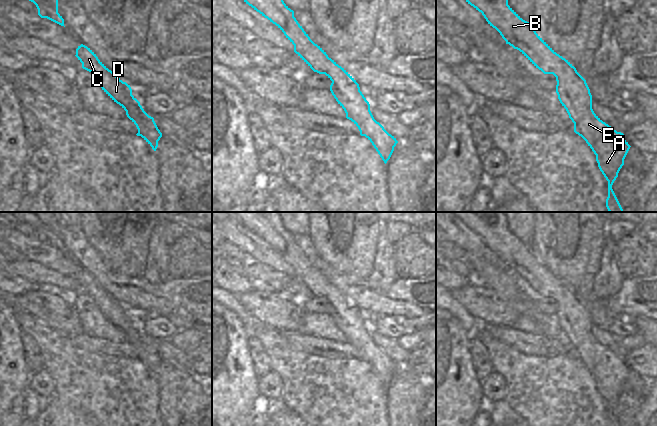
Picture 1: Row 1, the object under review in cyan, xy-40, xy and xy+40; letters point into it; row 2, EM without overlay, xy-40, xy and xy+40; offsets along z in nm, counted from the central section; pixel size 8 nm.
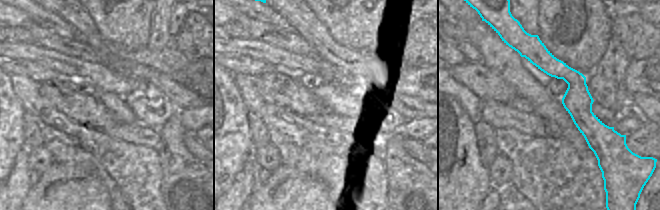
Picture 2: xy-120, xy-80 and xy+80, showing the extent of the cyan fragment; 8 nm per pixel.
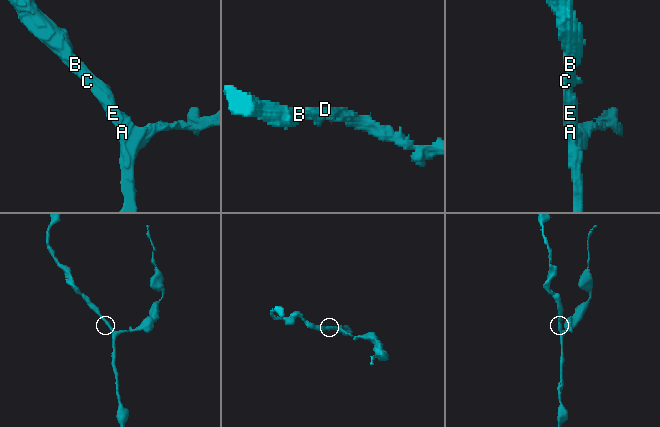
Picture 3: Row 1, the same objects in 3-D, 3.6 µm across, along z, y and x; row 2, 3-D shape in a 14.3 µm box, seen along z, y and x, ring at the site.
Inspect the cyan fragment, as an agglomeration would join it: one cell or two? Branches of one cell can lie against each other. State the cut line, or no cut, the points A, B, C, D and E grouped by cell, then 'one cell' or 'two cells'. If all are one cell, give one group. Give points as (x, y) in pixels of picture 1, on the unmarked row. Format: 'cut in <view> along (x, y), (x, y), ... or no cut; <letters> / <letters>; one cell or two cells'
no cut; A B C D E; one cell

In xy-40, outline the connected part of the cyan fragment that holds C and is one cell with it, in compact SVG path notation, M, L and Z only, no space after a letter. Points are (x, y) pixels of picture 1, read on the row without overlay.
M78 270L75 280L82 287L83 293L94 299L102 314L126 335L127 341L138 353L136 359L141 360L156 375L162 357L154 342L144 335L140 326L132 319L130 309L109 294L87 270Z

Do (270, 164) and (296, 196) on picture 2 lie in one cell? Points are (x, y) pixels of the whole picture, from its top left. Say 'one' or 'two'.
two

